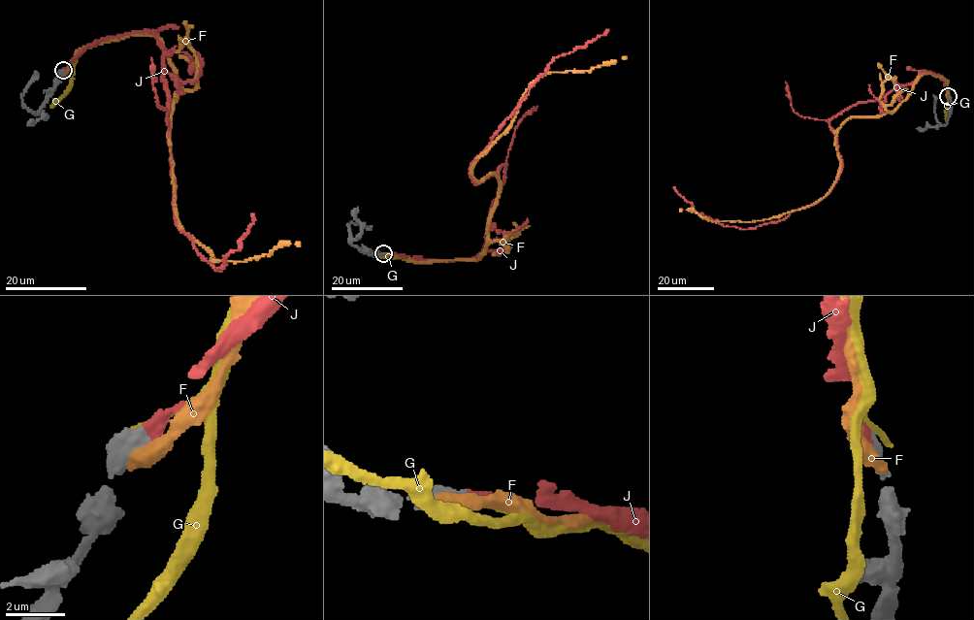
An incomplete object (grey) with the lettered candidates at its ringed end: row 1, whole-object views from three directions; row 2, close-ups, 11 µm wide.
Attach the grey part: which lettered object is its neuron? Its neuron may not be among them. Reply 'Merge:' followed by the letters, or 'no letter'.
Merge: J

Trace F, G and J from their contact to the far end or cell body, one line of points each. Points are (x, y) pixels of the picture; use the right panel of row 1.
F: (949, 98), (945, 80), (923, 74), (892, 111), (843, 123), (839, 173), (810, 206), (749, 221), (679, 211)
G: (949, 96), (947, 121)
J: (949, 96), (941, 77), (922, 72), (837, 114), (829, 129), (837, 181), (775, 222), (724, 226), (672, 186)

